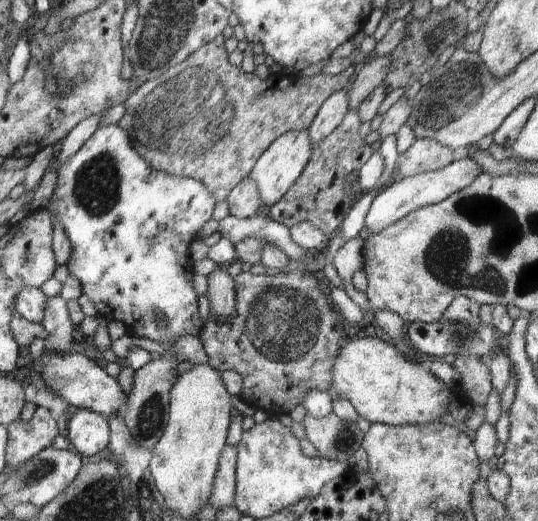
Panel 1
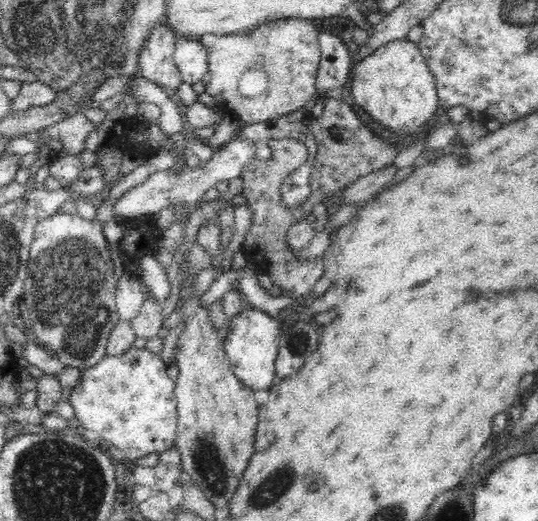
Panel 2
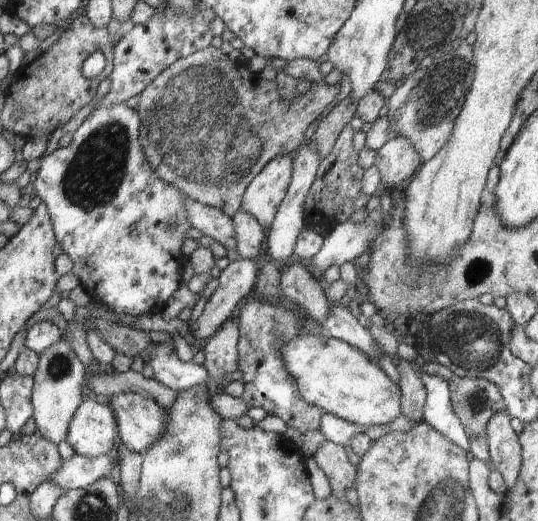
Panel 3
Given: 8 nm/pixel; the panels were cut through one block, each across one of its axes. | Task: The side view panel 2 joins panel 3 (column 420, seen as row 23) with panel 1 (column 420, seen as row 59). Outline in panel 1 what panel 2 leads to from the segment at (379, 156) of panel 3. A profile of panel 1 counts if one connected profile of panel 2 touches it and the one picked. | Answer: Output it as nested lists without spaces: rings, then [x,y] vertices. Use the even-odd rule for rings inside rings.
[[[432,138],[416,139],[404,152],[399,154],[396,166],[404,177],[435,171],[454,162],[454,149],[442,146]]]

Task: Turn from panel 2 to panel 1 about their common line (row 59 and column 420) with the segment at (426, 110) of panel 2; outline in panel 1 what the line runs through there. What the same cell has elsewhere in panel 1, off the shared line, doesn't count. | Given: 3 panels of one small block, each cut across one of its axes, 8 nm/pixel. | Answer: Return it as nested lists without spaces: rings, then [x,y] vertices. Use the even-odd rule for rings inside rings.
[[[366,334],[351,335],[348,343],[340,347],[332,366],[332,388],[340,398],[346,398],[356,408],[356,412],[371,424],[382,423],[397,427],[429,422],[440,423],[440,418],[449,412],[450,397],[453,395],[452,389],[434,376],[429,368],[424,368],[420,362],[408,360],[392,345]]]

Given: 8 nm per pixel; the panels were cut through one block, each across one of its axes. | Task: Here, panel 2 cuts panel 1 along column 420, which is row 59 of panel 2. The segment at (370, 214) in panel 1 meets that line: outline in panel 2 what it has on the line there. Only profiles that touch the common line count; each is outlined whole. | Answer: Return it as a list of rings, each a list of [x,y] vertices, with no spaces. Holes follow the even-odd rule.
[[[178,39],[173,54],[183,82],[194,84],[208,72],[208,51],[200,40]]]

